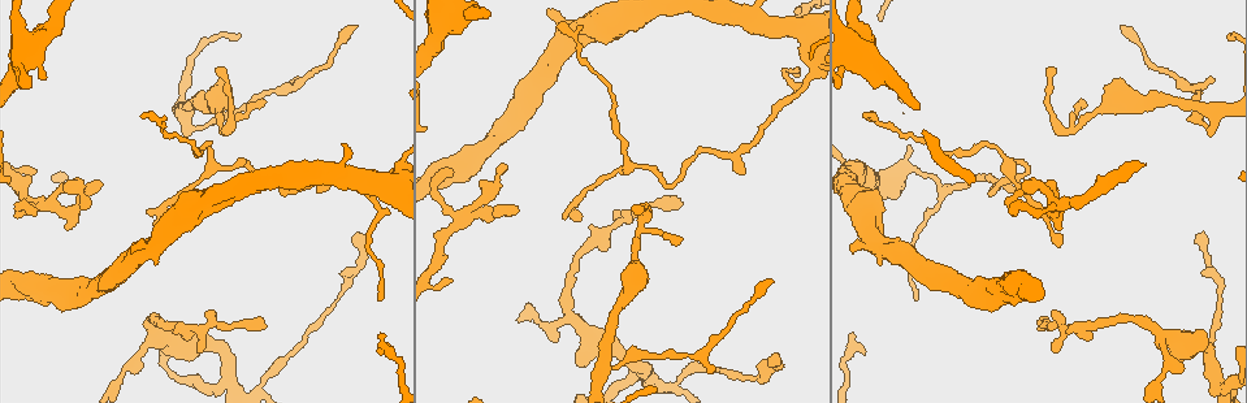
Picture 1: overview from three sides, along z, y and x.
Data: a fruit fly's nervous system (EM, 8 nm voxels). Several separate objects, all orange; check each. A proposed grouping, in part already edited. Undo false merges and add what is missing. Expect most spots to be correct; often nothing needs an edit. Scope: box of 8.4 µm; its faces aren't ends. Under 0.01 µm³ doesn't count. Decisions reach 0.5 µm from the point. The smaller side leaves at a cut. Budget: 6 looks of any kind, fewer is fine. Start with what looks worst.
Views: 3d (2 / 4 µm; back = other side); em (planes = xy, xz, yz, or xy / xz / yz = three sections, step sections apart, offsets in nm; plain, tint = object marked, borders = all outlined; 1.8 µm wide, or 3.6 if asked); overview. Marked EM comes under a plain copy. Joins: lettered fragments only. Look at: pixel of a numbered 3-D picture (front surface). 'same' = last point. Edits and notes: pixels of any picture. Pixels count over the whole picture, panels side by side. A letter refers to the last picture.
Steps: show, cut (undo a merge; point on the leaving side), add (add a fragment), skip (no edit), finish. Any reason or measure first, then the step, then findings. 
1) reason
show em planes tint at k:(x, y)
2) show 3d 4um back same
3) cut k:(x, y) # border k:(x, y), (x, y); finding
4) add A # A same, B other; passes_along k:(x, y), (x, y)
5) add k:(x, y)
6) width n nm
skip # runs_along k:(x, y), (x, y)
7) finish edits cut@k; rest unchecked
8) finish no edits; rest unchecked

branch stops here
show em planes borders at 1:(1053, 184)

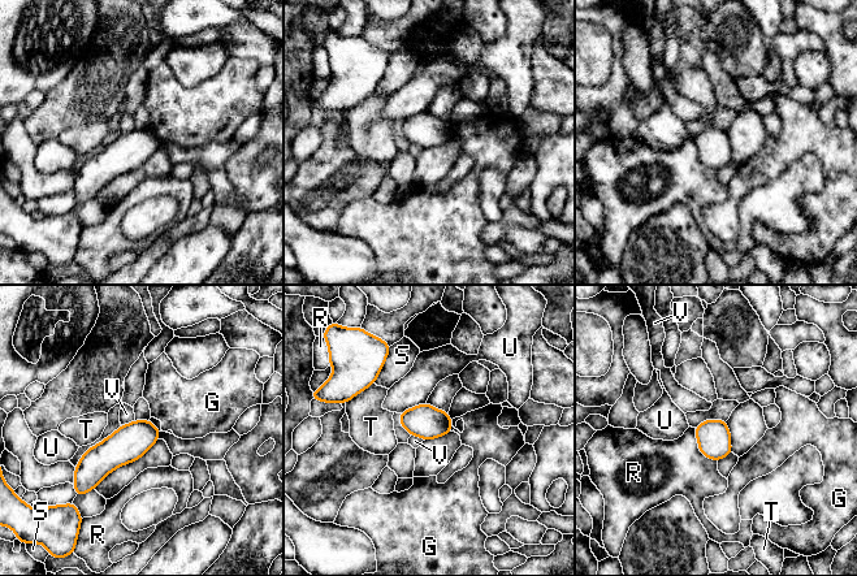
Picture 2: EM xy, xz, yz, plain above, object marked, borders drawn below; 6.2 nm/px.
width 200 nm; longest_contact R 260 nm
skip # G other, R other, S other, T other, U other, V other; no lettered fragment goes on from it

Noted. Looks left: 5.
show em planes borders at 1:(33, 168)

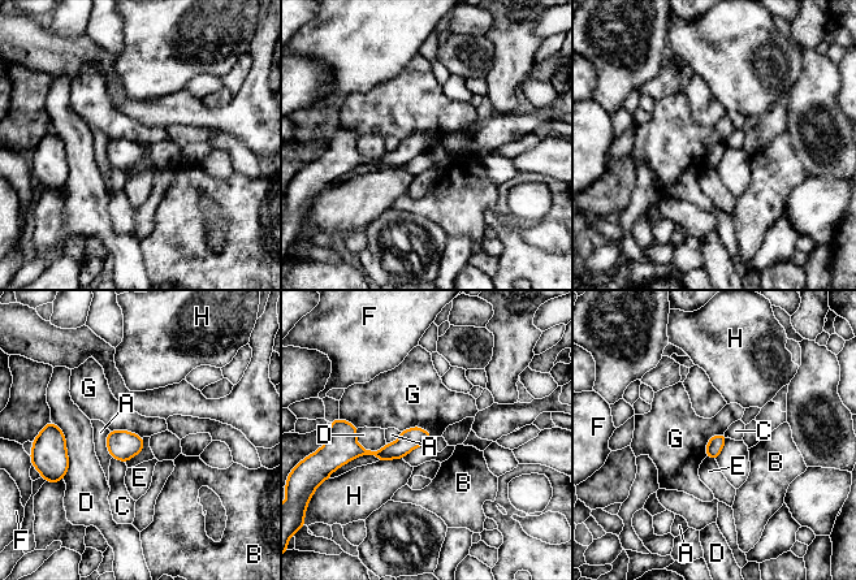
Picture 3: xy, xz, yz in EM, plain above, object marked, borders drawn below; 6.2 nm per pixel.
longest_contact D 360 nm
skip # A other, B other, C other, D other, E other, F other, G other, H other; border 3:(109, 429), (125, 429), (142, 438); no lettered fragment goes on from it

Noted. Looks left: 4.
tapers out
show 3d 2um at 1:(1200, 234)

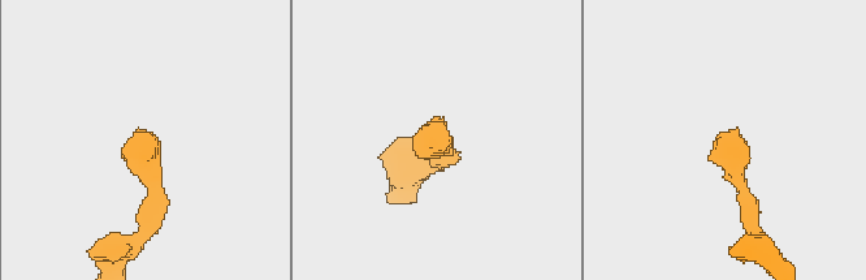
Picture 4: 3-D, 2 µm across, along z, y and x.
show em planes borders at 4:(719, 138)

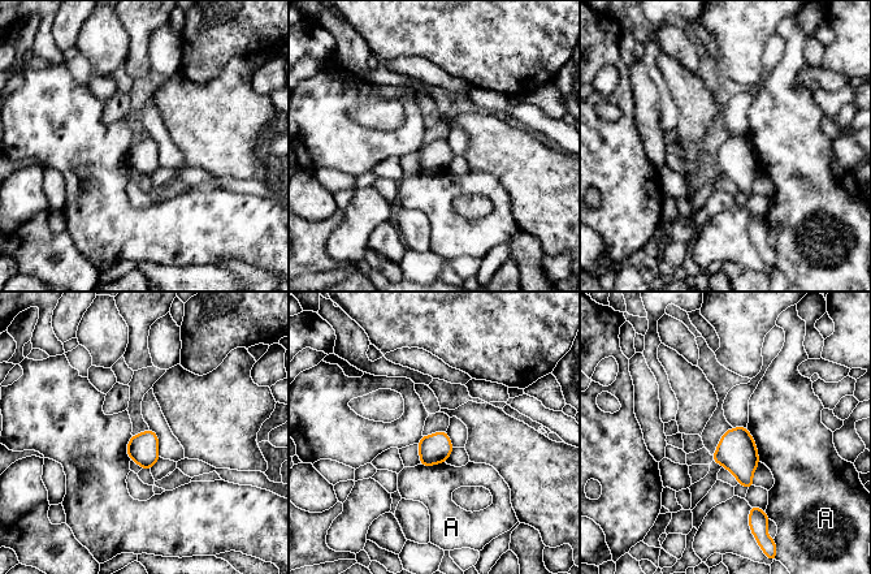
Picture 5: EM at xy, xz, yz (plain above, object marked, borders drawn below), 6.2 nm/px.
width 180 nm; longest_contact A 240 nm
skip # A other; none of them fits

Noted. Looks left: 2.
finish no edits; rest unchecked

